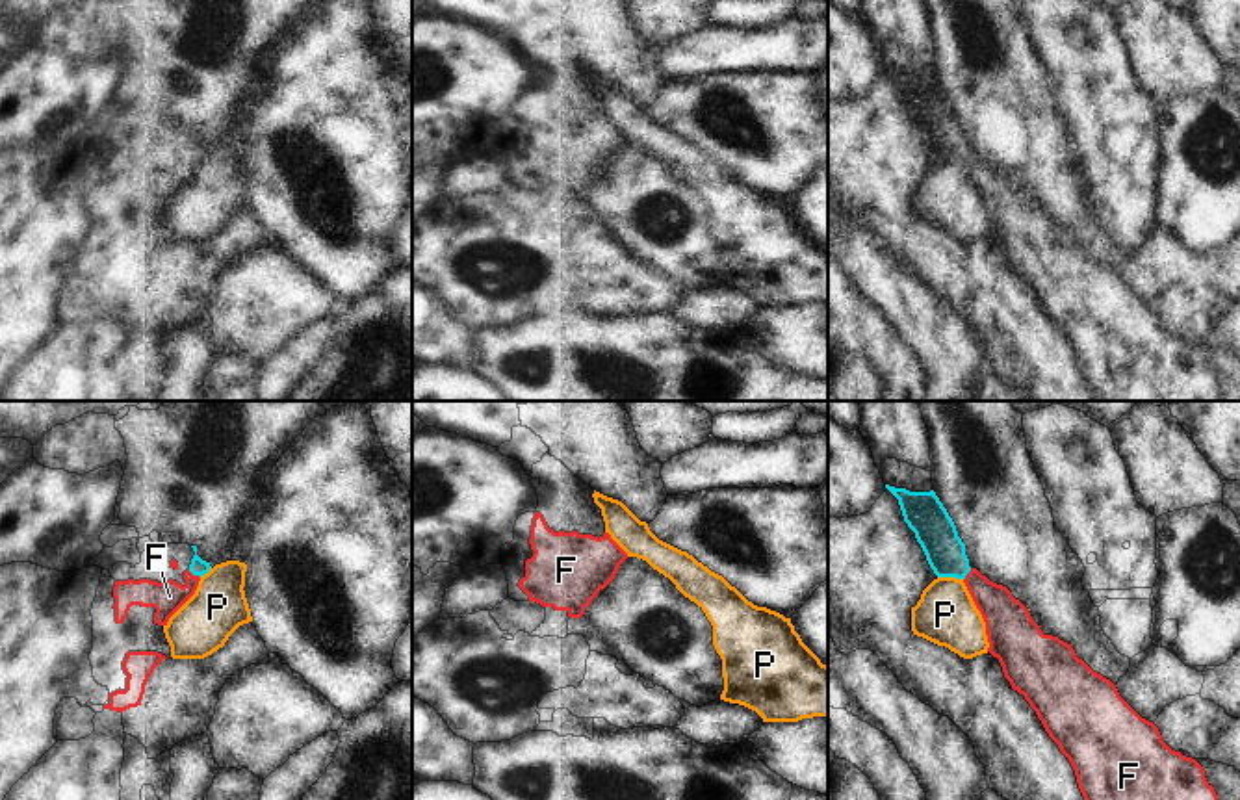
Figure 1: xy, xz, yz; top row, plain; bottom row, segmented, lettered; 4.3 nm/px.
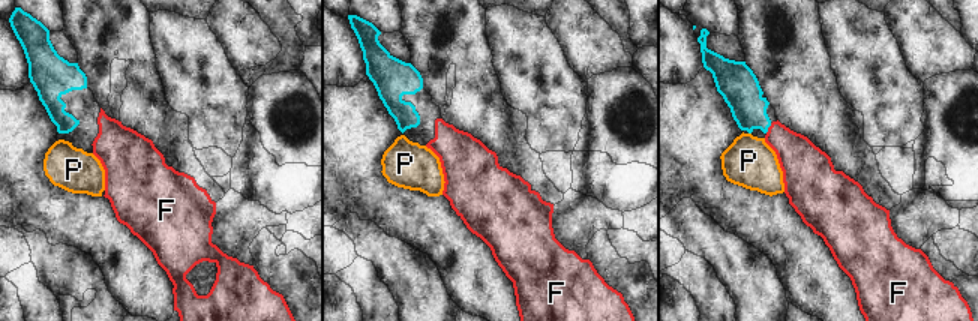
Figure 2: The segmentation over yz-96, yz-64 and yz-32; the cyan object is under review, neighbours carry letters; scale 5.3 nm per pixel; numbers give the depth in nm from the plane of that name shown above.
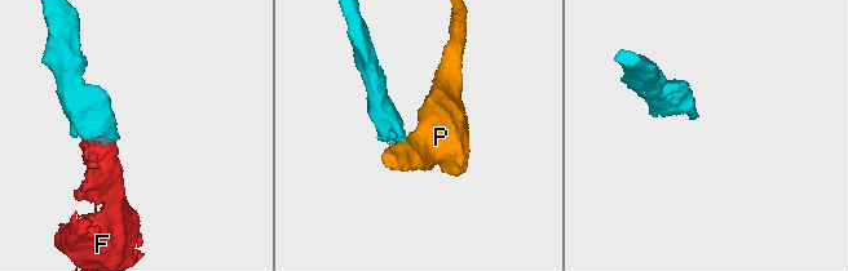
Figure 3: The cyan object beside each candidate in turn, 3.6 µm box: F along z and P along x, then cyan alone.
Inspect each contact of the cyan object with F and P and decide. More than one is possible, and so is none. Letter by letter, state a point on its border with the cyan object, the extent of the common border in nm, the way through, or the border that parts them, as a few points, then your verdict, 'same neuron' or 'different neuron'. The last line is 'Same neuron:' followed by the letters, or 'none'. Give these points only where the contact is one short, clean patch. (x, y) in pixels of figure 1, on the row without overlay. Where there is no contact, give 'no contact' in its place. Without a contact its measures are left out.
F: xy (193, 158) | 70 nm | across xy (197, 151), (193, 158), (180, 179), (169, 180) | same neuron
P: yz (951, 160) | 110 nm | along yz (938, 160), (962, 164) | different neuron
Same neuron: F

